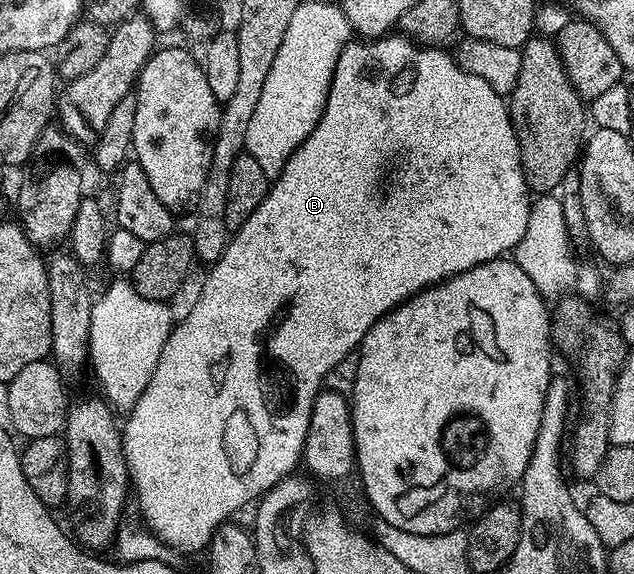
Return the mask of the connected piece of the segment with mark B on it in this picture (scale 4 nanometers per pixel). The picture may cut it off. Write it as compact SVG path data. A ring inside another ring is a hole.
M401 34L362 38L357 42L349 43L340 54L339 61L336 62L334 76L331 79L331 86L327 92L326 108L323 110L322 117L319 118L318 125L312 130L310 136L292 152L283 166L282 172L269 185L264 202L260 202L260 206L256 206L252 218L248 218L248 222L244 222L244 226L237 228L233 235L229 237L226 248L222 251L222 257L207 271L210 273L207 274L206 281L203 282L202 289L198 292L198 301L191 306L190 313L183 320L181 317L175 323L173 330L170 332L168 342L164 342L164 350L160 350L160 362L156 362L156 370L152 374L144 394L140 394L140 398L134 403L133 408L129 409L127 416L130 417L127 418L126 424L124 420L122 449L126 455L126 468L130 471L133 495L134 492L138 495L138 508L142 511L143 520L141 520L141 523L149 531L153 532L156 539L162 541L167 549L174 551L175 548L178 552L198 552L202 548L203 551L209 545L211 538L216 534L218 527L227 523L233 517L230 515L237 508L244 507L249 500L251 502L257 501L272 485L279 484L280 481L286 479L287 476L297 469L294 467L297 464L299 466L300 461L303 459L303 448L306 444L309 416L312 414L313 402L318 394L323 391L328 370L332 370L332 366L336 366L336 362L340 362L340 358L357 353L364 334L368 334L368 330L377 320L384 318L392 309L399 308L411 296L415 296L415 294L422 292L426 288L432 288L434 285L442 283L443 280L451 280L456 274L472 270L489 260L497 260L503 254L513 253L514 248L520 242L520 238L524 238L524 230L528 227L532 193L530 187L526 185L526 179L522 173L518 136L514 133L514 124L510 120L510 109L507 101L499 92L492 90L492 86L488 82L484 82L484 78L465 72L454 61L453 55L441 47L423 46Z

